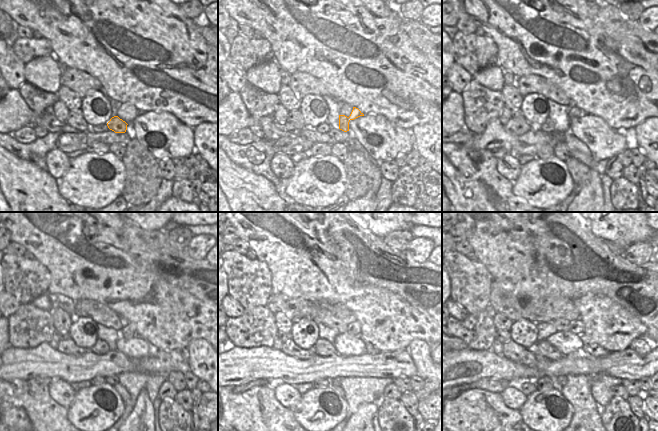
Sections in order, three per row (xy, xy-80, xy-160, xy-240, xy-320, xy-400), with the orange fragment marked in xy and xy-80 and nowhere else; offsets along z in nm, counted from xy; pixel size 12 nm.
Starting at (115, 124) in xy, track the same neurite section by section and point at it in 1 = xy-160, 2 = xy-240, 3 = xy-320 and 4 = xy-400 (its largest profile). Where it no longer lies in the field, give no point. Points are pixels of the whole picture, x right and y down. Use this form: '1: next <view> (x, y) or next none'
1: next xy-160 (575, 111)
2: next xy-240 (128, 332)
3: next xy-320 (354, 328)
4: next xy-400 (577, 327)

